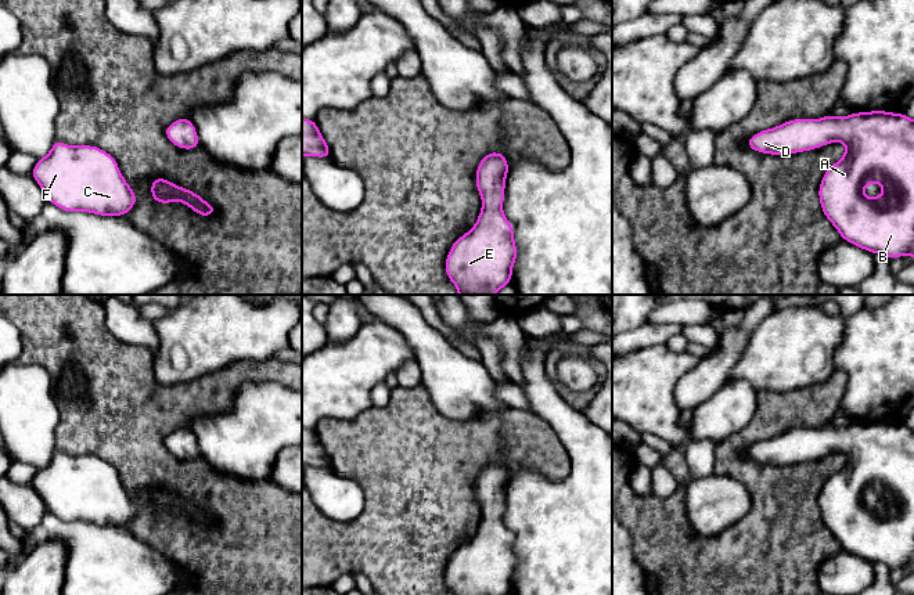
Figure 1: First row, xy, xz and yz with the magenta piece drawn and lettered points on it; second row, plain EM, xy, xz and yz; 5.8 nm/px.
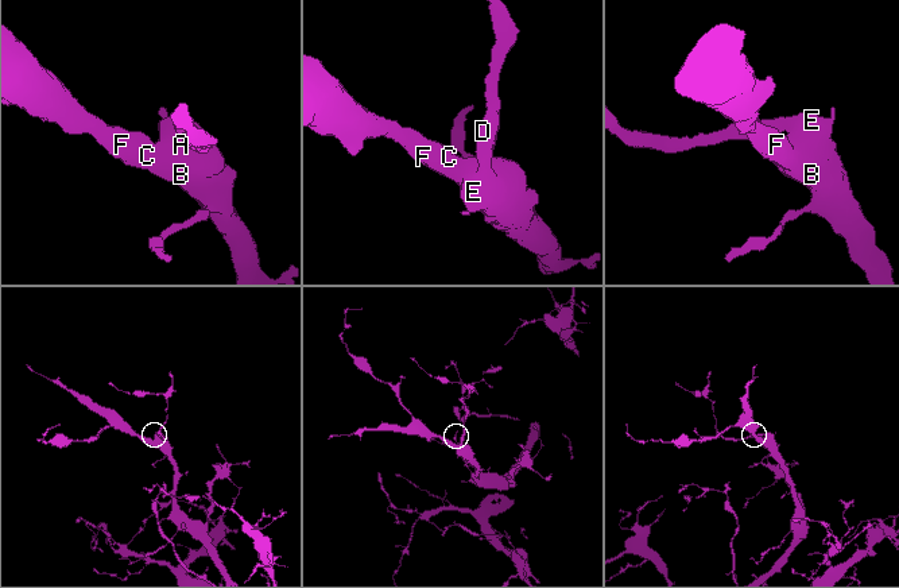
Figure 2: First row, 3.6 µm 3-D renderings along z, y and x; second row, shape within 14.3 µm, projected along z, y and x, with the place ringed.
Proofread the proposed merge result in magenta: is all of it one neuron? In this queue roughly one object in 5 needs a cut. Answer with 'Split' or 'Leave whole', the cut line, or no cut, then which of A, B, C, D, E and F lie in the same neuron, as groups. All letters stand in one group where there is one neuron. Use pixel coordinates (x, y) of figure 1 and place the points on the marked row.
Leave whole. No split. Groups: A B C D E F

